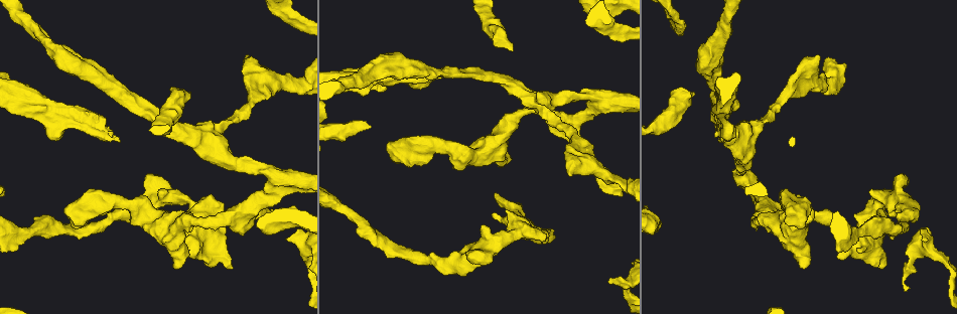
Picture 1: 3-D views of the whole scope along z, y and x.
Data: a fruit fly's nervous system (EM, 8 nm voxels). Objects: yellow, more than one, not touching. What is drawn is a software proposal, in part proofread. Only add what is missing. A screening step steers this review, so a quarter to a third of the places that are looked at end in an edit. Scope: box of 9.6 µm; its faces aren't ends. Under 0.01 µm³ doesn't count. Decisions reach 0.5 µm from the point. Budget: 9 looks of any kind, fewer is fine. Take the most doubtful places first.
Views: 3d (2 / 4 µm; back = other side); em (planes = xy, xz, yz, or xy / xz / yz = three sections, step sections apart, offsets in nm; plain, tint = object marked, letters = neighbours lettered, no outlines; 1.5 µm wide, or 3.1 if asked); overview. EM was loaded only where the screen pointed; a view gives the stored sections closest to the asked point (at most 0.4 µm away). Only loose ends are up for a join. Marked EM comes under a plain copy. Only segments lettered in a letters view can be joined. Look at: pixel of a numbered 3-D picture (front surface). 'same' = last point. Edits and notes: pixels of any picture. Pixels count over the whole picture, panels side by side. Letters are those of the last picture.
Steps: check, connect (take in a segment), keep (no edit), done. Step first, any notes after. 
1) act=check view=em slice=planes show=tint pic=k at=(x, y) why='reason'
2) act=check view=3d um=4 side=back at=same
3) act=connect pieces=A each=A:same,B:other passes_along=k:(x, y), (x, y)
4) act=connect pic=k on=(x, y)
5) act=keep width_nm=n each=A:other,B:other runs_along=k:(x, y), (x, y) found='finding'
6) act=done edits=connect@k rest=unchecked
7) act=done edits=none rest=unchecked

act=check view=3d um=4 pic=1 at=(187, 94) why='thick end'

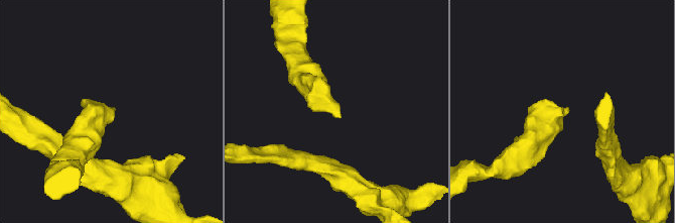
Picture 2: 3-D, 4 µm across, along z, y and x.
act=check view=em slice=planes show=tint pic=2 at=(339, 115)

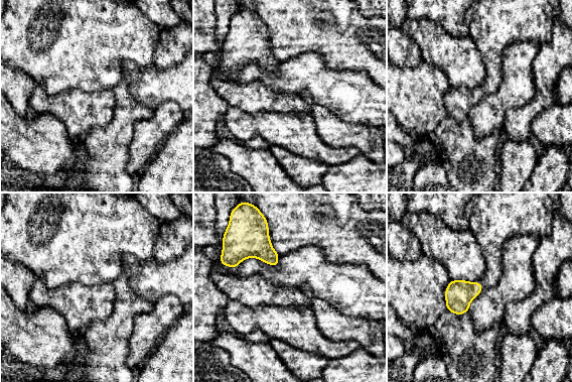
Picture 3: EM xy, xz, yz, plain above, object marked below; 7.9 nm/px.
act=check view=em slice=planes show=letters at=same

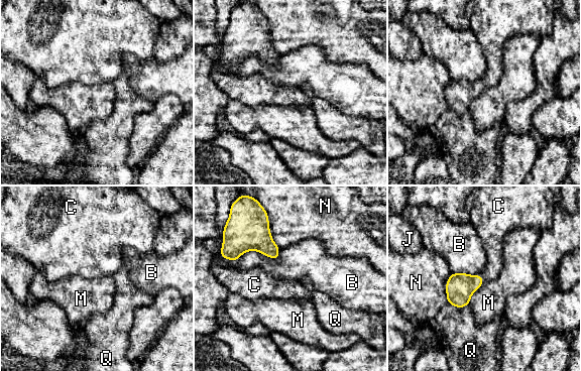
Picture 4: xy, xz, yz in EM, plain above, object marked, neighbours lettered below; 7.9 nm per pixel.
act=connect pieces=C each=B:other,C:same,J:other,M:other,N:other,Q:other passes_along=4:(460, 286), (481, 278), (494, 250) found='the neuron continues'

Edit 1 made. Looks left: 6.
act=check view=3d um=4 pic=1 at=(470, 258)

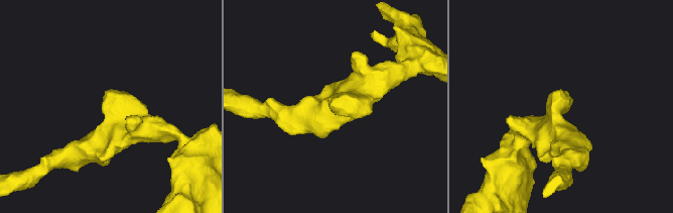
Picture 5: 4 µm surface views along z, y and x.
act=check view=em slice=planes show=letters pic=5 at=(104, 95)

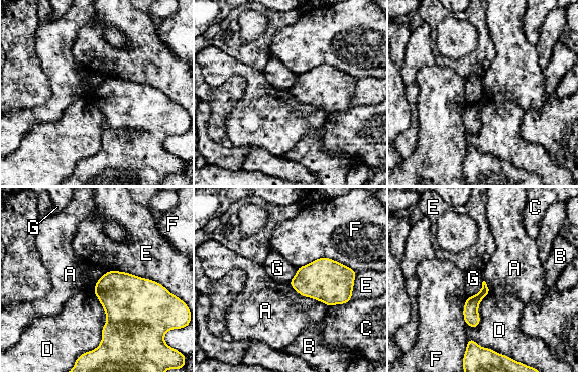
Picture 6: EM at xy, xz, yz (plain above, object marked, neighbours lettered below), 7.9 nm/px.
act=keep each=A:other,B:other,C:other,D:other,E:other,F:other,G:other border=6:(287, 283), (300, 294), (328, 307) found='no lettered segment goes on from it'

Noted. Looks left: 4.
act=check view=em slice=planes show=letters pic=1 at=(242, 236)

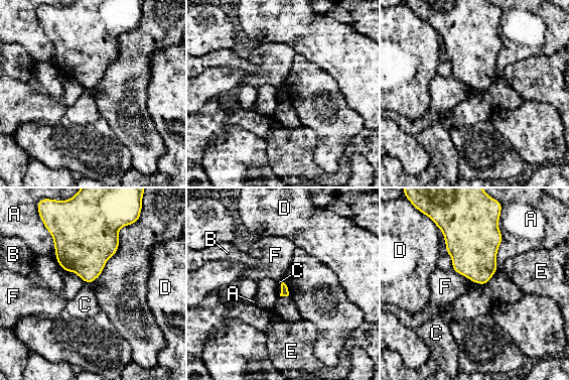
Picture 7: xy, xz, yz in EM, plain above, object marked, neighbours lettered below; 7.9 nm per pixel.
act=keep longest_contact=A:420nm each=A:other,B:other,C:other,D:other,E:other,F:other border=7:(476, 282), (486, 283) found='none of them fits'

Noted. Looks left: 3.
act=check view=em slice=yz step=8 show=letters pic=1 at=(608, 283) why='an open end'

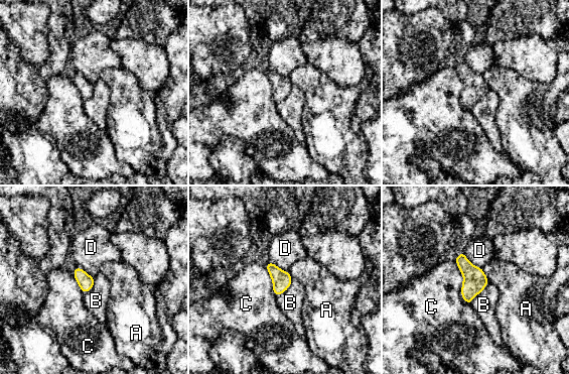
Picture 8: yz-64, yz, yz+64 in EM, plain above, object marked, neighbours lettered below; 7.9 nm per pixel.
act=keep each=A:other,B:other,C:other,D:other found='no lettered segment goes on from it'

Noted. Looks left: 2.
act=done edits=connect@4 rest=unchecked

